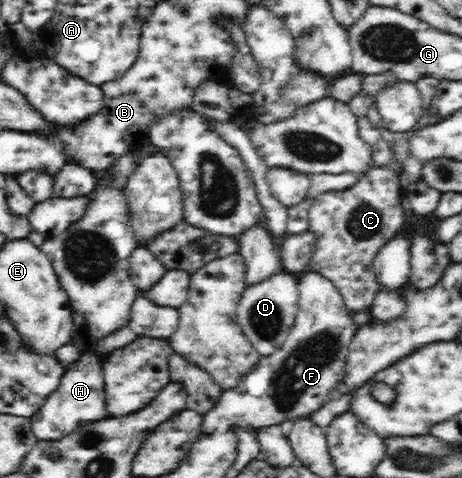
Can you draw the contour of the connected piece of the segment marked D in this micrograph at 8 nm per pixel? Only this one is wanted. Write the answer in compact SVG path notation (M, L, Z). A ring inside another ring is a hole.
M283 269L245 288L238 304L236 322L240 323L243 334L262 357L275 354L282 342L285 342L295 322L299 306L298 294L298 275Z

